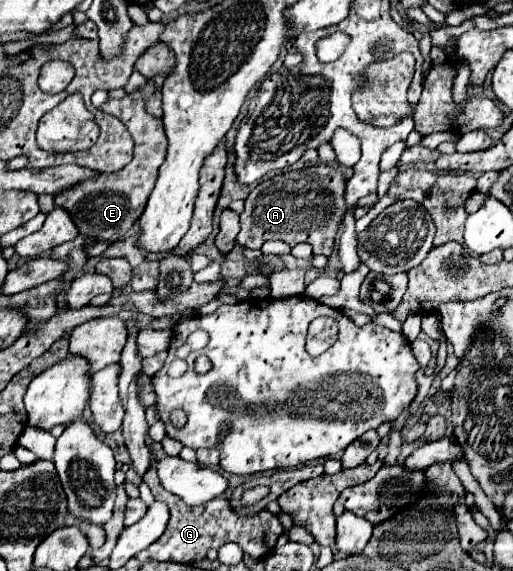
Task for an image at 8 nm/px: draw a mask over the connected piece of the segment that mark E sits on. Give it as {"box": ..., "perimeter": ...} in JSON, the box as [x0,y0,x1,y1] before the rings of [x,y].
{"box":[56,79,166,243],"perimeter":[[[146,79],[144,87],[136,89],[135,92],[126,95],[124,99],[108,99],[108,103],[102,107],[104,113],[118,117],[130,131],[130,135],[134,139],[132,161],[118,173],[102,173],[94,181],[80,183],[80,185],[72,187],[70,191],[64,191],[62,195],[56,195],[56,205],[70,211],[70,215],[82,235],[90,235],[90,237],[96,237],[98,241],[114,243],[142,215],[142,211],[146,207],[146,199],[154,189],[158,167],[162,165],[162,161],[166,157],[166,135],[164,135],[162,121],[152,117],[146,111],[146,97],[144,96],[151,96],[156,91],[158,91],[158,87],[156,87],[154,79]]]}

